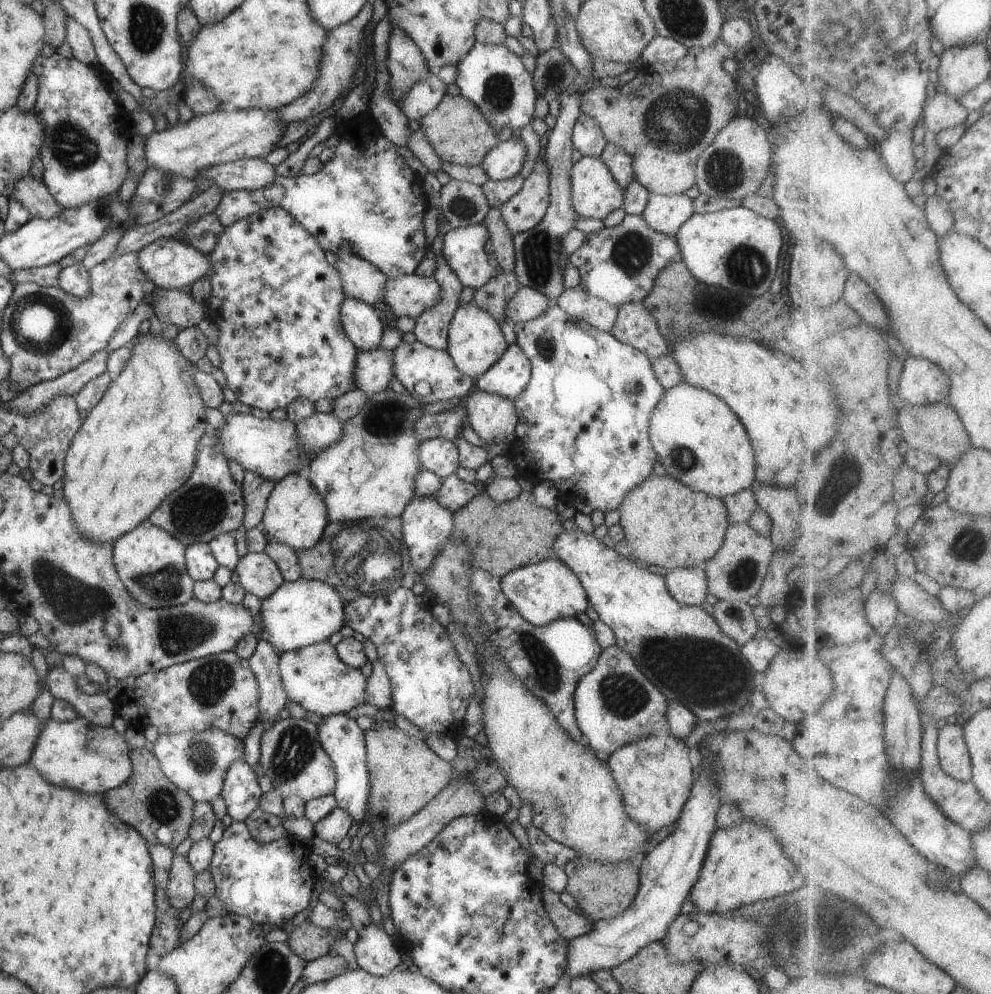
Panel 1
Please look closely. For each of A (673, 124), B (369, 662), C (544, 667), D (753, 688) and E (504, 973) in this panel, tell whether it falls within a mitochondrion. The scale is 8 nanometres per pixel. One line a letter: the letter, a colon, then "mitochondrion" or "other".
A: mitochondrion
B: other
C: mitochondrion
D: other
E: other

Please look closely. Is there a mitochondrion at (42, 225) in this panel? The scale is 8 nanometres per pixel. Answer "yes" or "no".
no

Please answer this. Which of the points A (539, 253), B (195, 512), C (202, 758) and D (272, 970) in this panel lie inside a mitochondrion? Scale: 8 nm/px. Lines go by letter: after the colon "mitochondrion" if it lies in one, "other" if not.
A: mitochondrion
B: mitochondrion
C: mitochondrion
D: mitochondrion

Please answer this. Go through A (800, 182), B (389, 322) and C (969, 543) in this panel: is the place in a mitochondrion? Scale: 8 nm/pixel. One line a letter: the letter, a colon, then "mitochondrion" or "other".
A: other
B: other
C: mitochondrion

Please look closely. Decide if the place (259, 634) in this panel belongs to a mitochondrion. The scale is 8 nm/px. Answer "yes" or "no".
no

